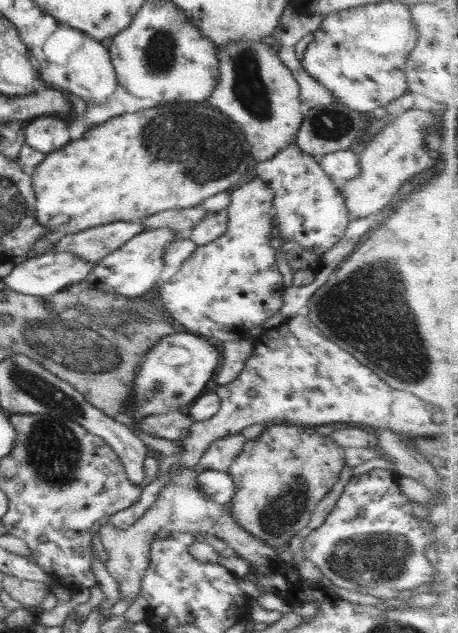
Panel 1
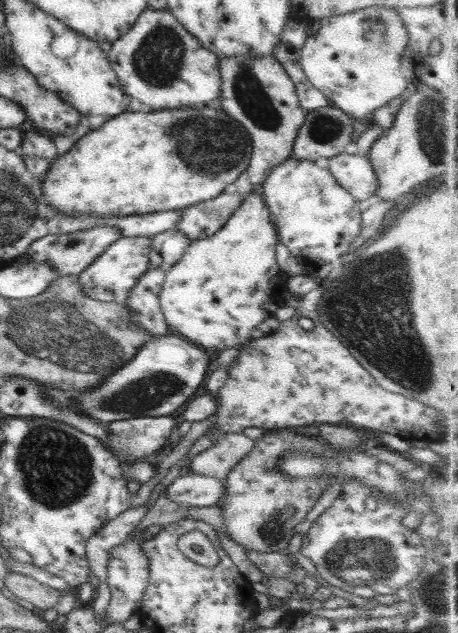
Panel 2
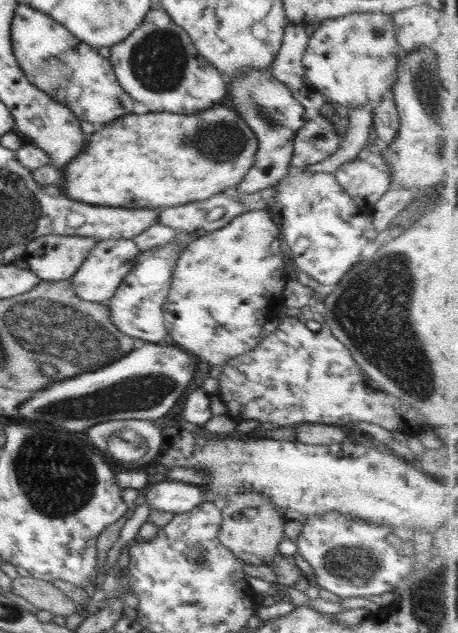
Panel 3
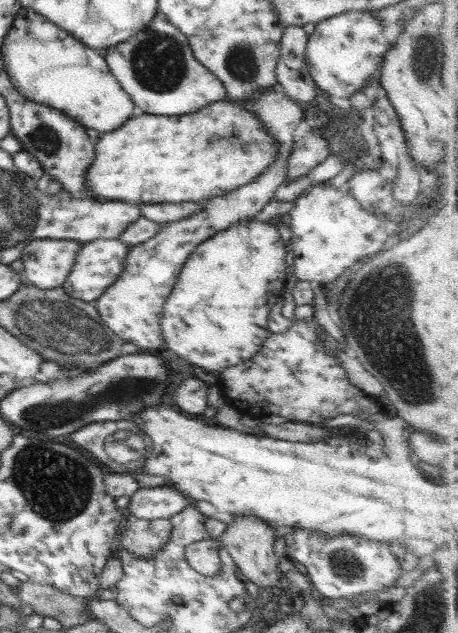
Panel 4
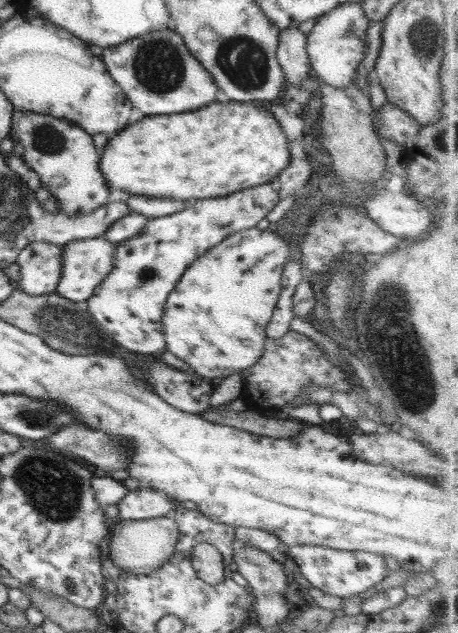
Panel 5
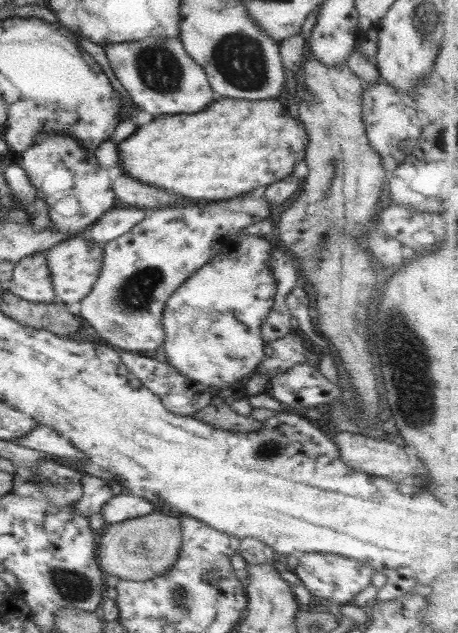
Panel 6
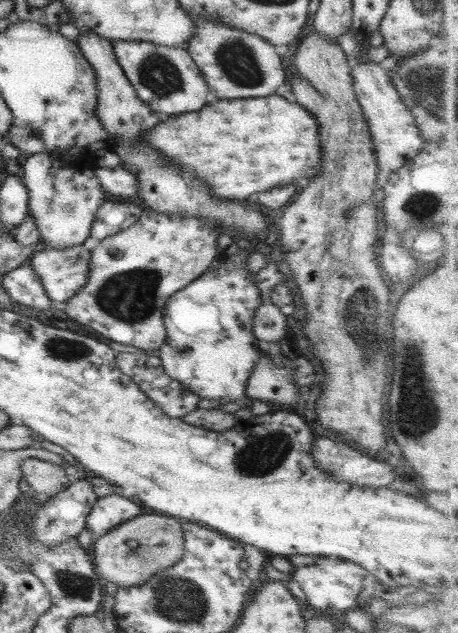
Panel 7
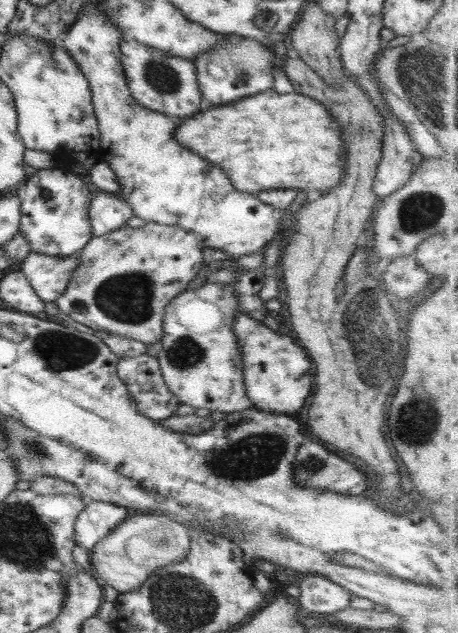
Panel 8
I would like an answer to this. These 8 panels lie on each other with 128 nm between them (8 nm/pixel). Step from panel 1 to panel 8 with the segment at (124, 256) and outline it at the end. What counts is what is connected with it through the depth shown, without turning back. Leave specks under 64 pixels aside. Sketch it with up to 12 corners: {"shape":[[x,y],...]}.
{"shape":[[30,251],[20,270],[42,300],[64,294],[80,252]]}

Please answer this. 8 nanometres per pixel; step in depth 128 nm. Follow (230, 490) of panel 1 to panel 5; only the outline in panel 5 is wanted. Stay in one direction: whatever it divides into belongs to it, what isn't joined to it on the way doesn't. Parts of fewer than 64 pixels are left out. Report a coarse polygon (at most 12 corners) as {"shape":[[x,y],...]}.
{"shape":[[149,487],[128,491],[119,520],[173,517],[178,502]]}

